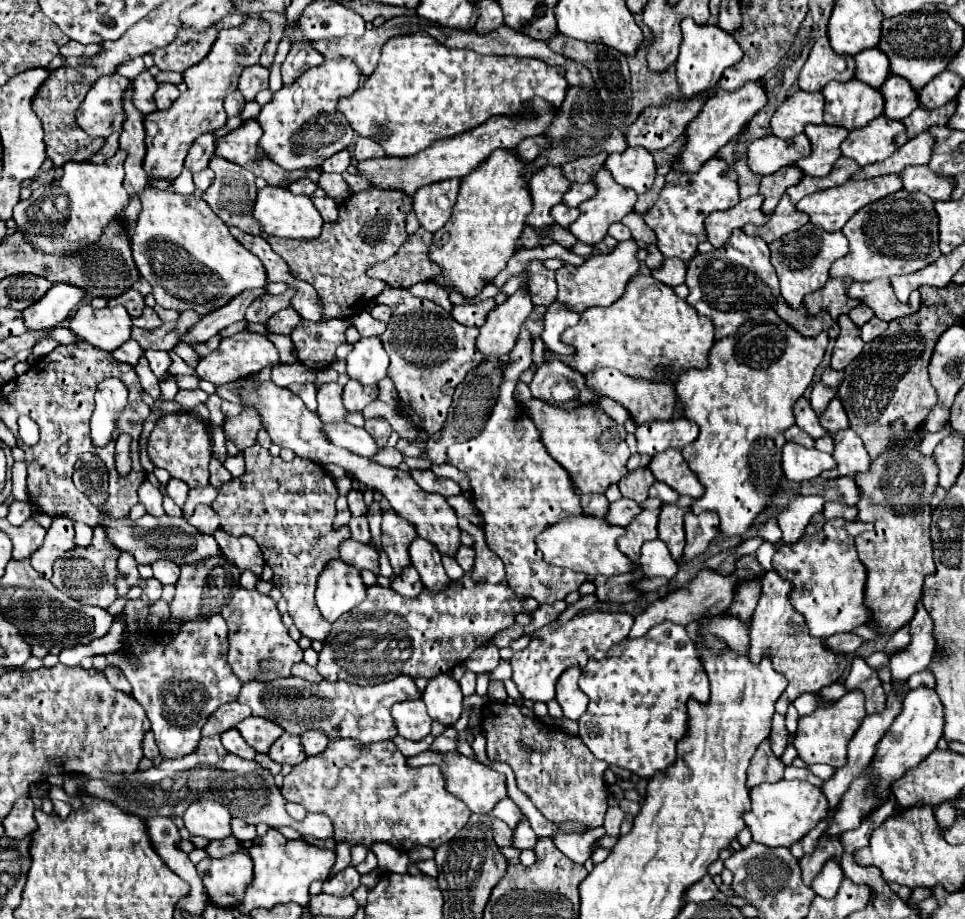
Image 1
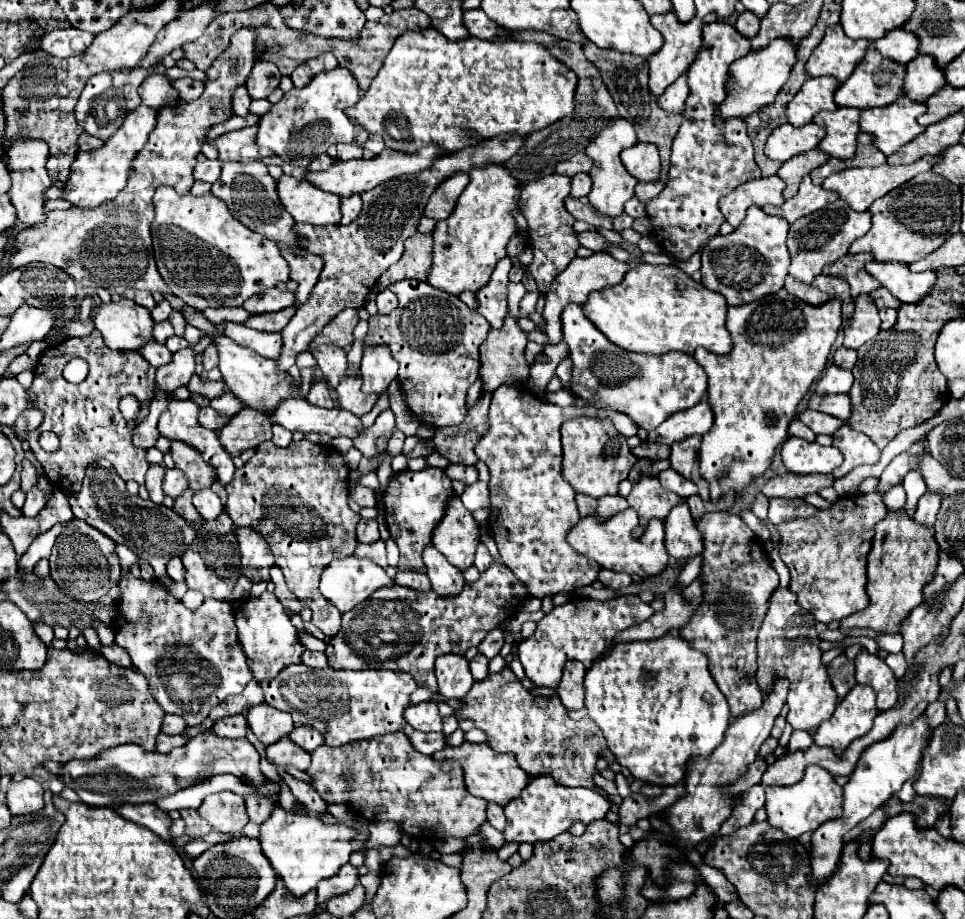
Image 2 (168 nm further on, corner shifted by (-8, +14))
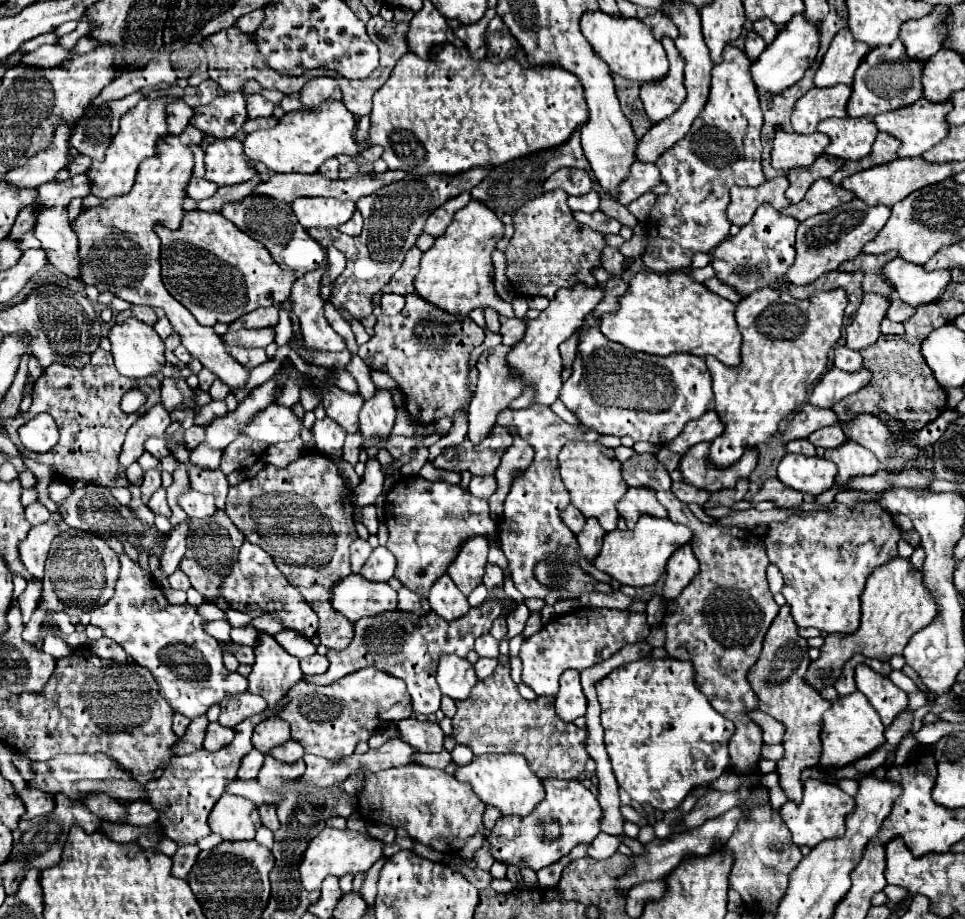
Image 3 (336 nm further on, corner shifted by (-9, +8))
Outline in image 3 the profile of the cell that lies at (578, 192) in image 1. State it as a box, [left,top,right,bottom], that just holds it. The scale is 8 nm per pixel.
[568,190,600,212]

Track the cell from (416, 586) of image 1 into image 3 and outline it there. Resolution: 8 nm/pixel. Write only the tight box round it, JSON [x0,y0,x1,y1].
[398,586,430,614]

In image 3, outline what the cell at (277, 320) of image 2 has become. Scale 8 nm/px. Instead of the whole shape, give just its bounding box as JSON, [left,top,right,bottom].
[224,328,276,348]

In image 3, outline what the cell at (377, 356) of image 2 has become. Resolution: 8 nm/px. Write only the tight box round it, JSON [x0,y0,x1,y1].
[360,390,396,440]

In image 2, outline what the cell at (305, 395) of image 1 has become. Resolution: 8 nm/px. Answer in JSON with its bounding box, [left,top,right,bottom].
[307,382,335,408]

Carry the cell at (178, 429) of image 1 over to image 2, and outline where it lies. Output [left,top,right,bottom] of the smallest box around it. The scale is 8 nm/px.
[171,442,215,492]

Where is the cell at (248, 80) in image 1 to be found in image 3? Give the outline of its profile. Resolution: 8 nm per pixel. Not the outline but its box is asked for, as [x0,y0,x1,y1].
[246,94,274,118]

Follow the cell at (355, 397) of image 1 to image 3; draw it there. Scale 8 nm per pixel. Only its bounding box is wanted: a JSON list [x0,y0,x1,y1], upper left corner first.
[322,386,364,432]

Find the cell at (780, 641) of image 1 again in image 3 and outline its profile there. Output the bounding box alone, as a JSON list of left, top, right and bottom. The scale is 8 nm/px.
[748,604,832,802]

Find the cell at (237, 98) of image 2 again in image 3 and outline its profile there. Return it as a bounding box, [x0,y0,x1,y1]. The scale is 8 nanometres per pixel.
[192,92,248,138]

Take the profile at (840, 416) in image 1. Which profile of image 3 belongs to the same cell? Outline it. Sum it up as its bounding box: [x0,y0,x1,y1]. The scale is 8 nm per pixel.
[784,402,838,442]

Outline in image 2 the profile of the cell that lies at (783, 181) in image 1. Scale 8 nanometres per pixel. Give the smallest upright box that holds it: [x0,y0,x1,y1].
[777,148,829,198]

